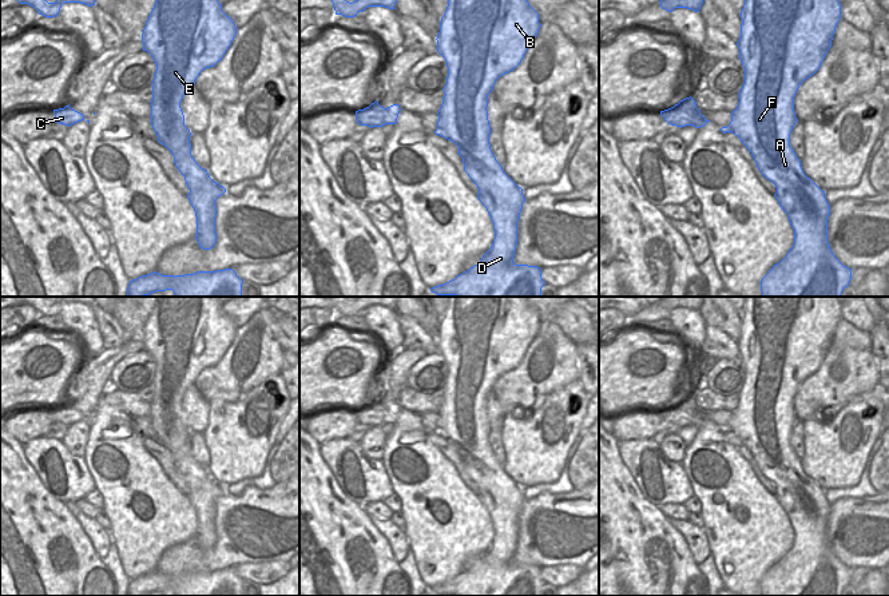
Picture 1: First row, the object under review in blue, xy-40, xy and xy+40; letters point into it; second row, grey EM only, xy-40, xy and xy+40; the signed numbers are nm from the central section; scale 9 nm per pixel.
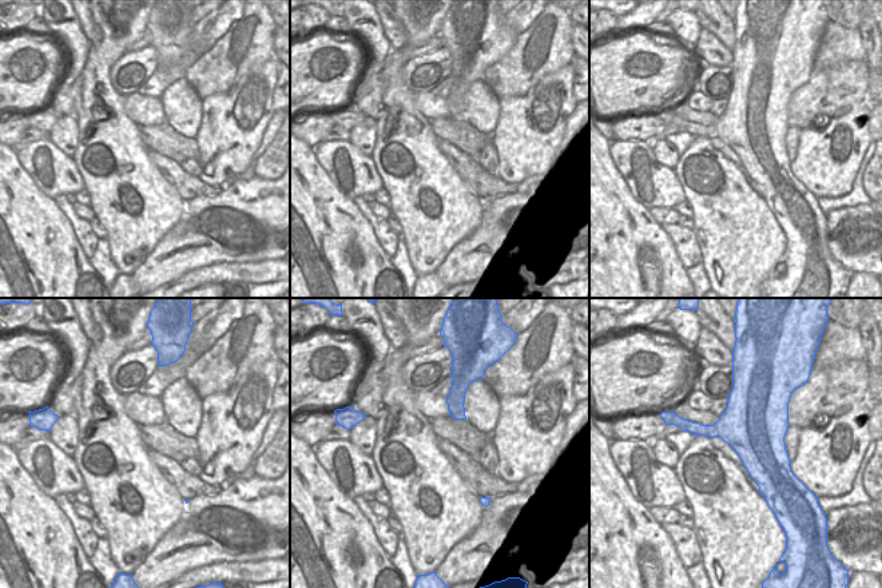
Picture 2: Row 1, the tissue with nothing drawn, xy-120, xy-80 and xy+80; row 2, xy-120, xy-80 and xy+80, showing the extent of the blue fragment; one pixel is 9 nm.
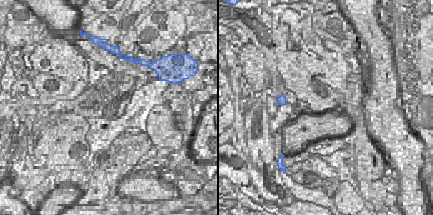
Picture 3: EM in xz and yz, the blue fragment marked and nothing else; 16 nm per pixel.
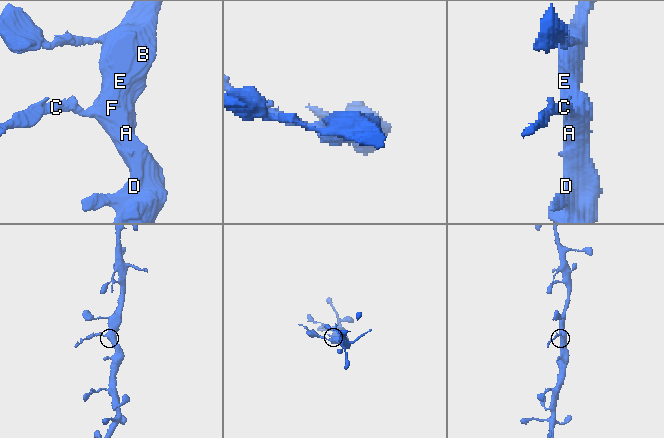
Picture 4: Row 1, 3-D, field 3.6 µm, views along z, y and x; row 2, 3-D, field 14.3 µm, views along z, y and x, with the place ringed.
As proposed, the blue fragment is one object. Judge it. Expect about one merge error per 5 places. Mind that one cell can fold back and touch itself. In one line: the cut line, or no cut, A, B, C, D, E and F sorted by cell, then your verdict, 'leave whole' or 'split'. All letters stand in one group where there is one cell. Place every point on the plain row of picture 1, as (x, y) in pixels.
cut xy+40 (705, 418), (689, 424); groups A B D E F / C; split

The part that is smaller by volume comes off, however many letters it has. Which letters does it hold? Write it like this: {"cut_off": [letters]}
{"cut_off": ["C"]}

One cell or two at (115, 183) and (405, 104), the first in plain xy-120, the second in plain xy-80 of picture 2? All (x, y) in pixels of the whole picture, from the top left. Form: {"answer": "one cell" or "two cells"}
{"answer": "one cell"}

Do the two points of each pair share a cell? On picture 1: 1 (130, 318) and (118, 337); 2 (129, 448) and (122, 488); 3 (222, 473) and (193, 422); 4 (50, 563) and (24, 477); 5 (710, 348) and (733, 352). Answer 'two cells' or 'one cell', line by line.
1: two cells
2: one cell
3: two cells
4: one cell
5: one cell

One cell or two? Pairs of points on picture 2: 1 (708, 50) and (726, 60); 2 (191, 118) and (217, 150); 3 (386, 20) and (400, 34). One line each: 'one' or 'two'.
1: one
2: two
3: one

